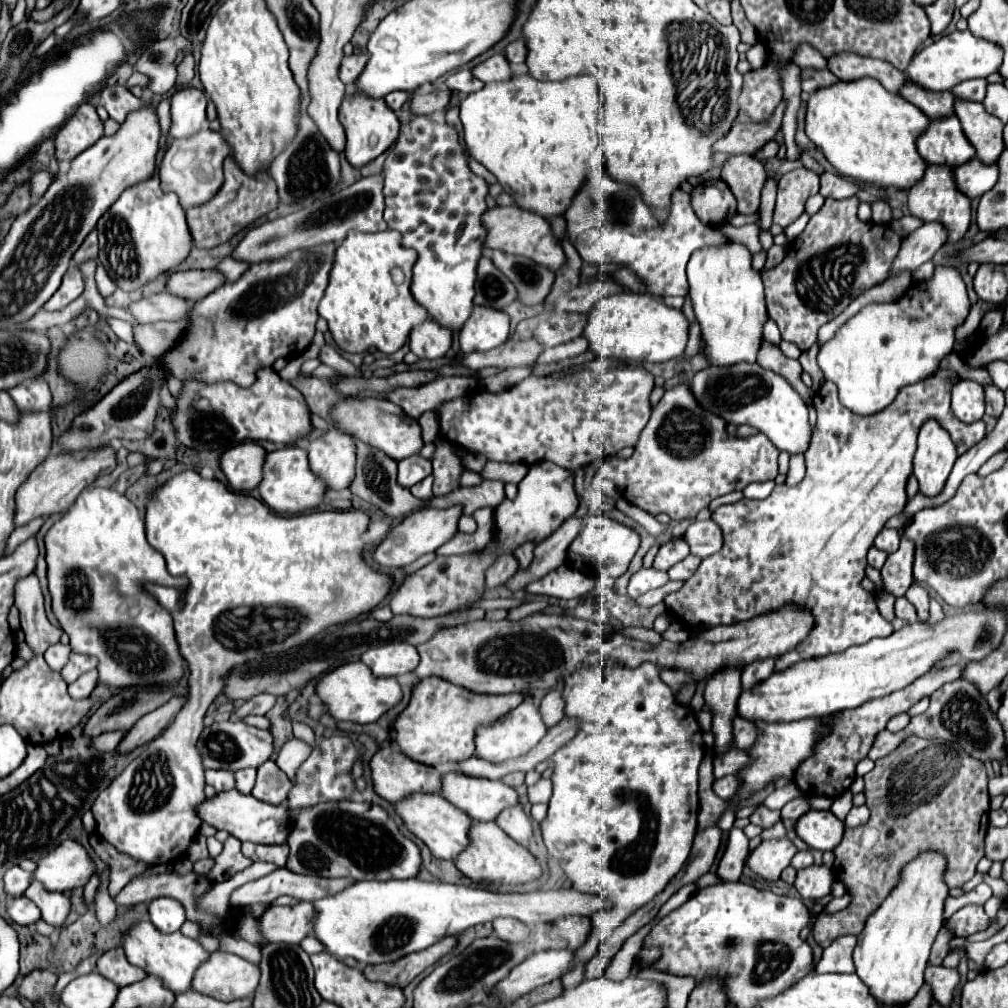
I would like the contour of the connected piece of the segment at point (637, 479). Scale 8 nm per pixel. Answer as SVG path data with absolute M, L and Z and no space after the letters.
M679 383L665 391L663 399L653 407L653 415L647 423L647 427L641 433L639 445L635 445L635 451L629 459L609 457L601 461L599 465L593 465L591 471L599 473L605 479L611 479L623 497L645 509L647 513L667 513L673 521L681 519L695 519L695 515L709 507L709 503L725 493L731 491L743 491L753 481L769 481L777 477L777 457L779 451L771 441L763 435L751 435L751 437L737 437L727 433L727 423L723 417L717 417L715 413L703 409L699 401L695 399L691 387L687 383Z

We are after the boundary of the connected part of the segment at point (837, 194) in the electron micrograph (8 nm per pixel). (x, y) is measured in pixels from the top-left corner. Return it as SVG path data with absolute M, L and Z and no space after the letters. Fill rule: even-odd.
M823 173L821 175L821 195L833 197L833 199L847 199L853 197L859 191L859 185L849 181L847 177L841 177L837 173Z

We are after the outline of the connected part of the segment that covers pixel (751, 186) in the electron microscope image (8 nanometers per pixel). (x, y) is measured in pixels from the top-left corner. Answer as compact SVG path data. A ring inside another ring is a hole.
M733 155L721 167L721 177L737 197L737 213L753 215L759 211L765 169L755 157Z

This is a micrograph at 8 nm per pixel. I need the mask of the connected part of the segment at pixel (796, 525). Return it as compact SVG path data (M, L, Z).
M941 369L937 375L921 381L919 385L909 385L899 391L895 403L891 403L883 413L871 417L859 417L845 409L837 399L837 389L831 381L825 381L813 397L813 407L817 409L817 429L811 441L811 449L805 453L807 473L805 479L795 485L775 485L773 493L763 501L741 499L733 505L723 505L713 511L713 521L723 529L723 549L701 561L695 575L686 581L677 592L664 599L679 620L691 627L707 625L733 625L739 621L749 621L751 617L779 611L787 605L797 605L813 615L813 629L809 635L789 653L777 657L775 671L789 669L799 661L817 659L825 655L843 653L853 645L863 645L873 637L887 637L893 633L893 625L885 621L877 609L875 593L861 587L867 569L867 551L873 547L875 537L885 527L887 519L899 515L907 503L907 481L913 475L913 453L917 445L917 433L921 425L935 419L957 445L957 455L967 453L985 437L985 423L963 423L959 421L949 405L951 387L959 381L957 373L951 369Z

